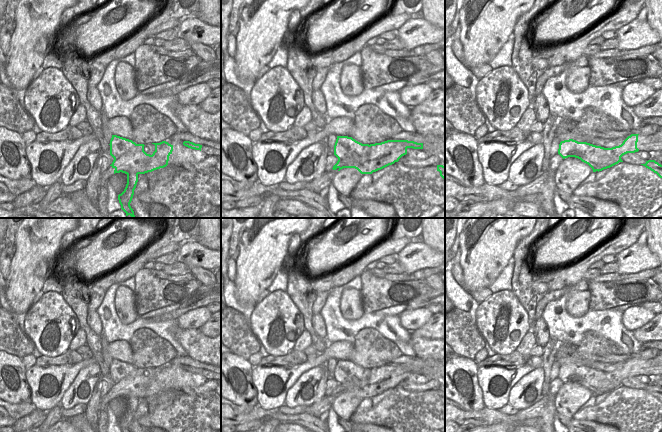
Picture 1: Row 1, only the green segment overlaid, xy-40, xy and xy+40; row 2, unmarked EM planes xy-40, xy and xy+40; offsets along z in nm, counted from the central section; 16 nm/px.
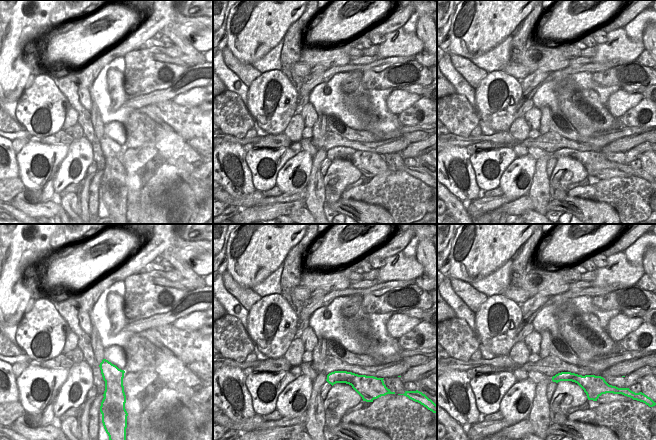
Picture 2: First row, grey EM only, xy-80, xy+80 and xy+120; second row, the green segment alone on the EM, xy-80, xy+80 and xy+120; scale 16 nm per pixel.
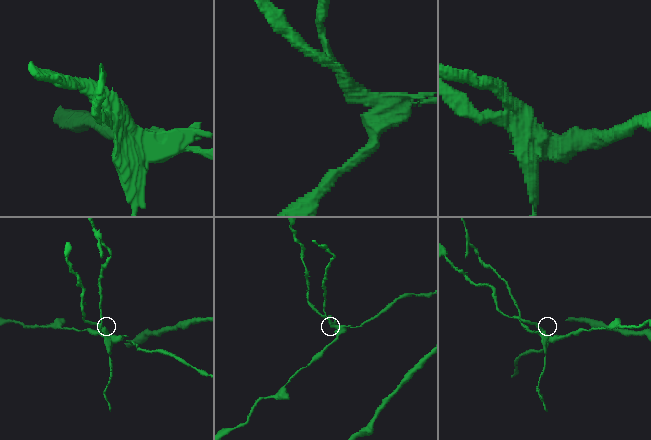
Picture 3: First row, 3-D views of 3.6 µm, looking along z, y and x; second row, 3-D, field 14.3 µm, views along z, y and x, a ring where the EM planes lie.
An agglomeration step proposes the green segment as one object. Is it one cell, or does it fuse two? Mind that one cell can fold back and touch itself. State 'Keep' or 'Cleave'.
Cleave.

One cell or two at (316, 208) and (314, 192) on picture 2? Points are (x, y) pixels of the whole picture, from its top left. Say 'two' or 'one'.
one

